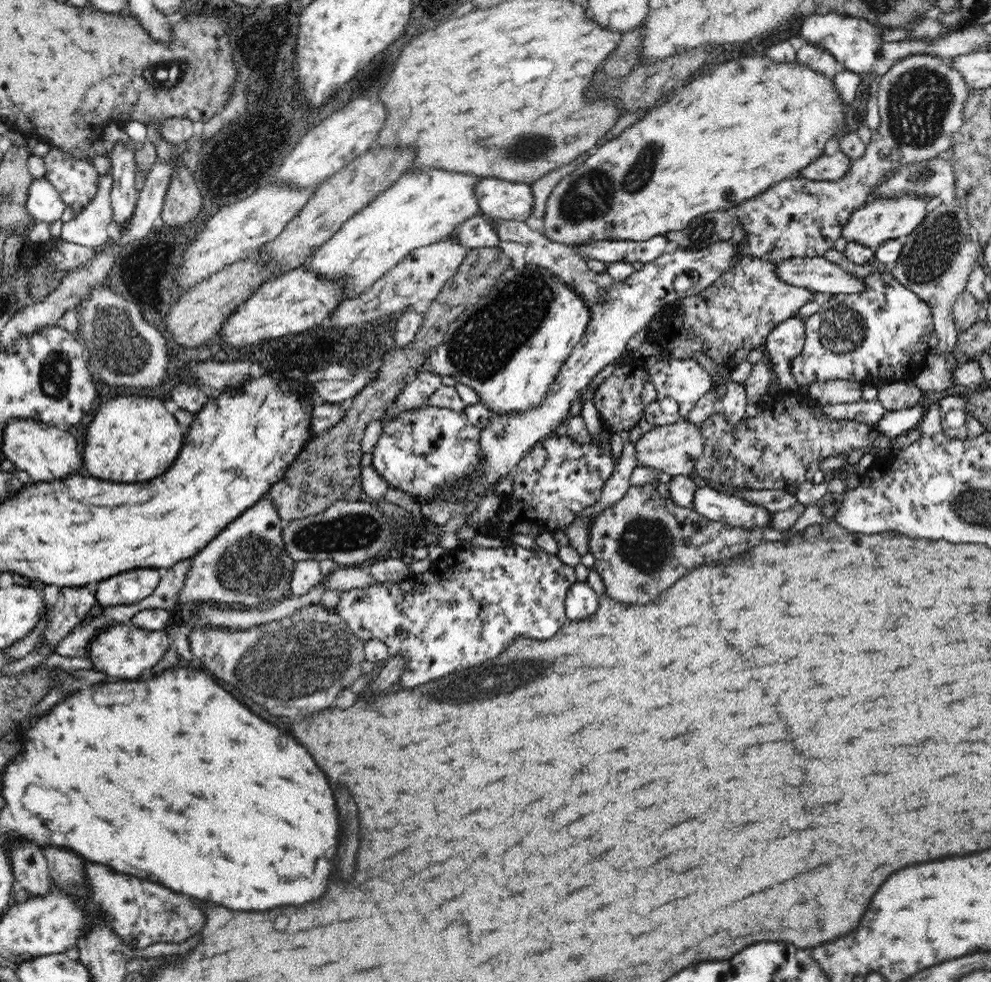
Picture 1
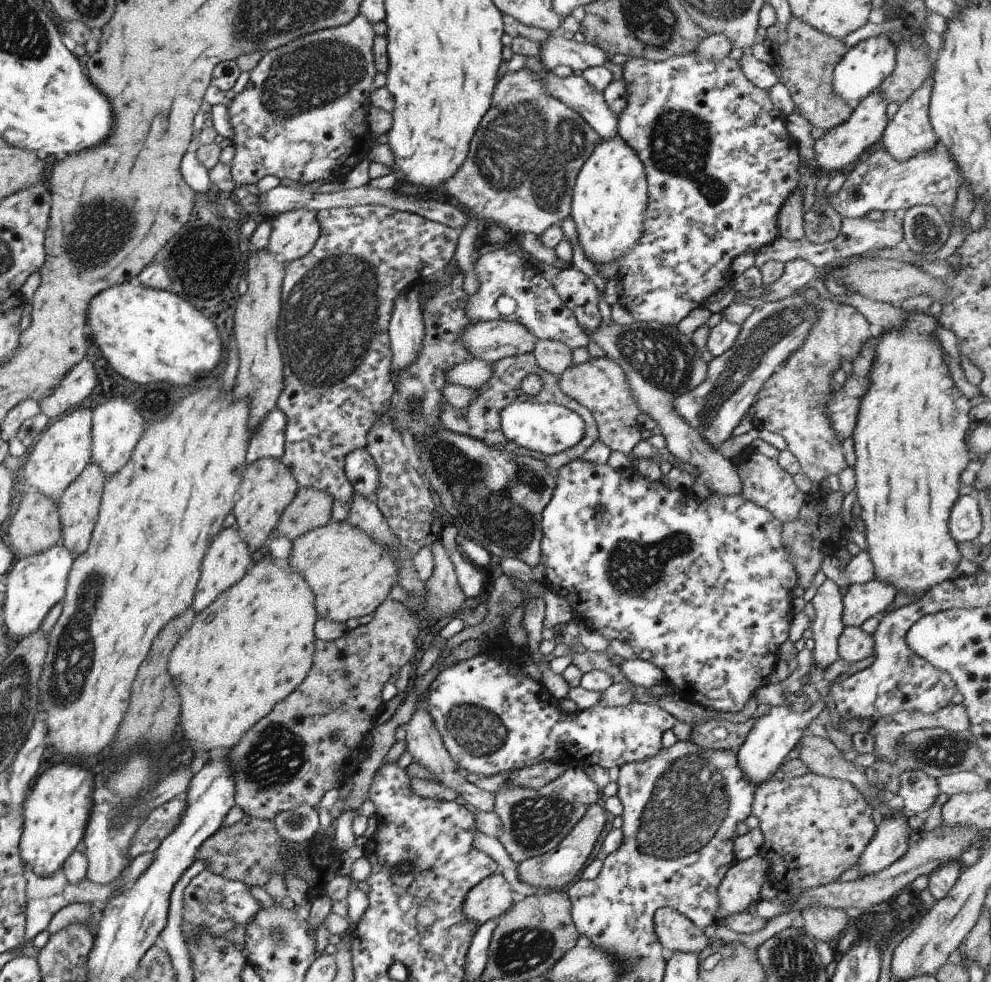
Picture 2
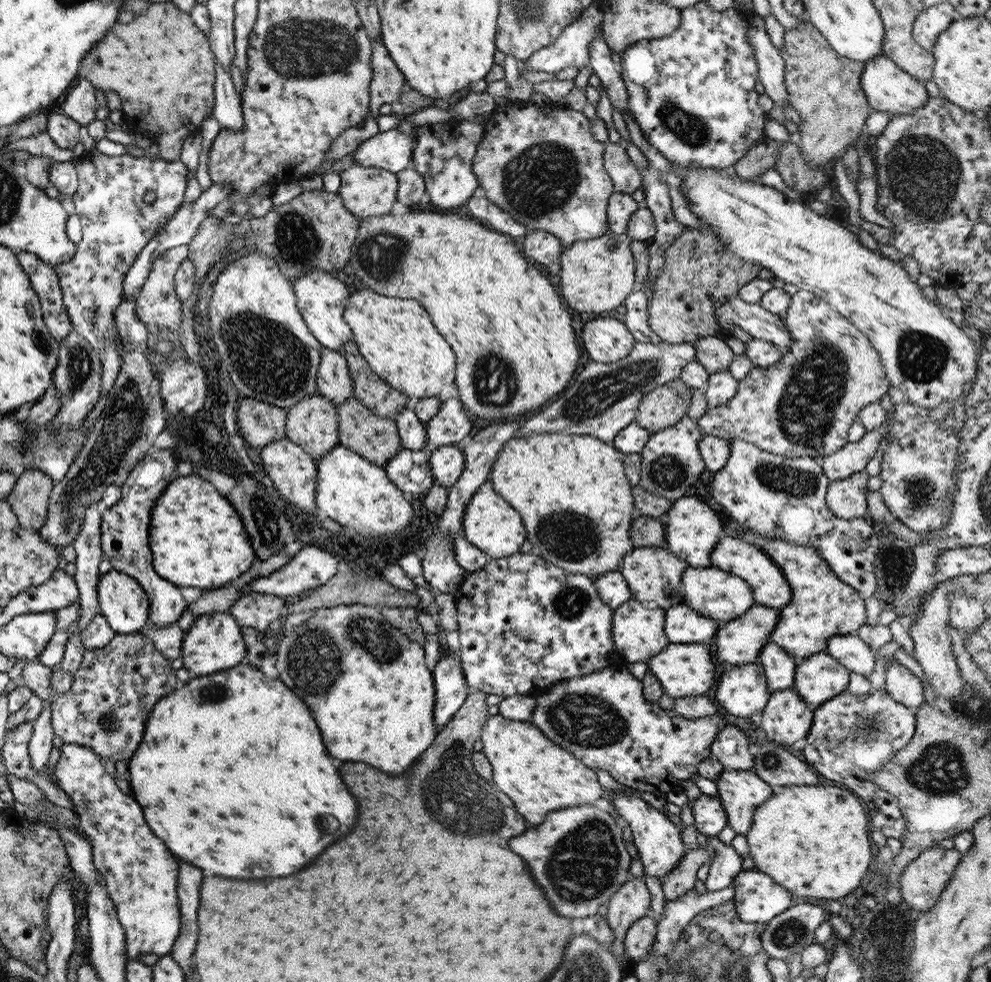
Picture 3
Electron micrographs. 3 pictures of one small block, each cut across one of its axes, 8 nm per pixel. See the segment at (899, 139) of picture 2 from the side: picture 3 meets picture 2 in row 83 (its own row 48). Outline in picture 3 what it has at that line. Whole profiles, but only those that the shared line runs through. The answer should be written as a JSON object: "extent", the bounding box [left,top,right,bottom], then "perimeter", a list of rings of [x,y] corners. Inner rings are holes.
{"extent":[911,1,956,51],"perimeter":[[[947,1],[923,7],[913,20],[911,37],[921,48],[931,51],[937,34],[941,34],[956,17],[953,7]]]}

